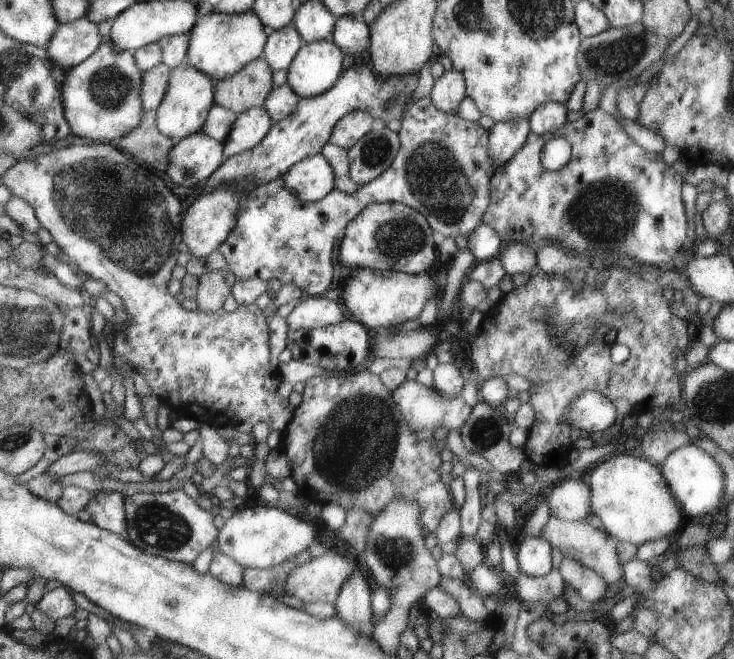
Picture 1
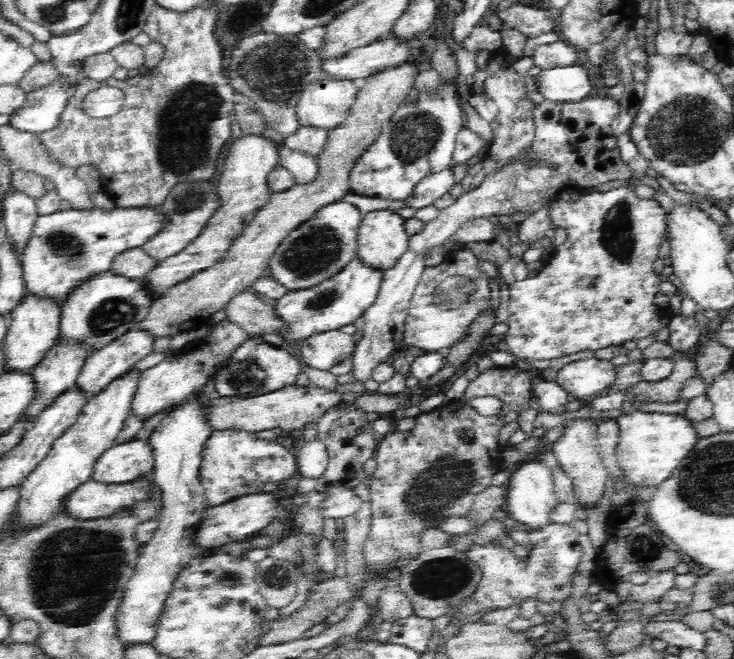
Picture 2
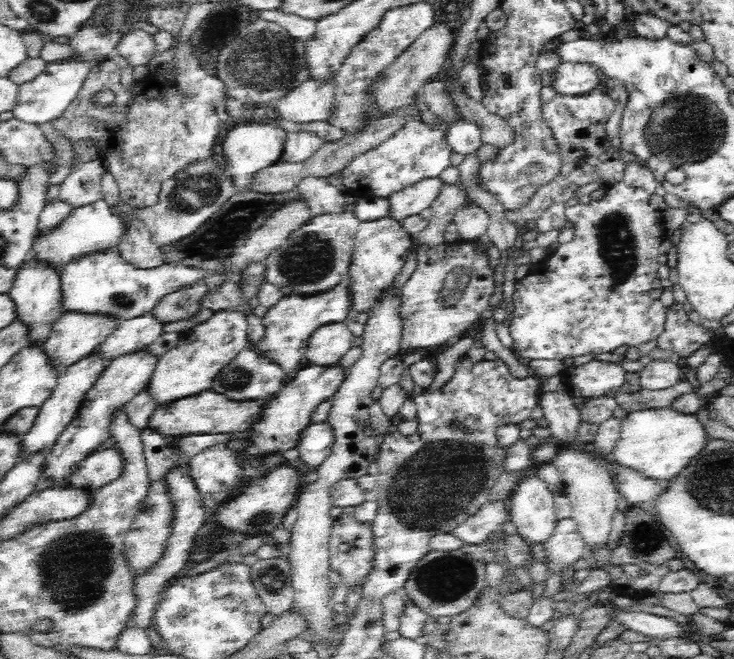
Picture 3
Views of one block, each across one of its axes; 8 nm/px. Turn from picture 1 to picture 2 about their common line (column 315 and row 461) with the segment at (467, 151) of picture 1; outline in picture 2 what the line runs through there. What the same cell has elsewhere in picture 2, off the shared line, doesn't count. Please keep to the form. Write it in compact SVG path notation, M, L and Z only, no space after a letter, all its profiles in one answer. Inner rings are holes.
M226 428L214 430L205 442L199 480L204 490L205 504L210 508L232 502L244 496L262 494L262 484L280 483L294 476L297 461L285 445L274 440L256 438L255 432Z

